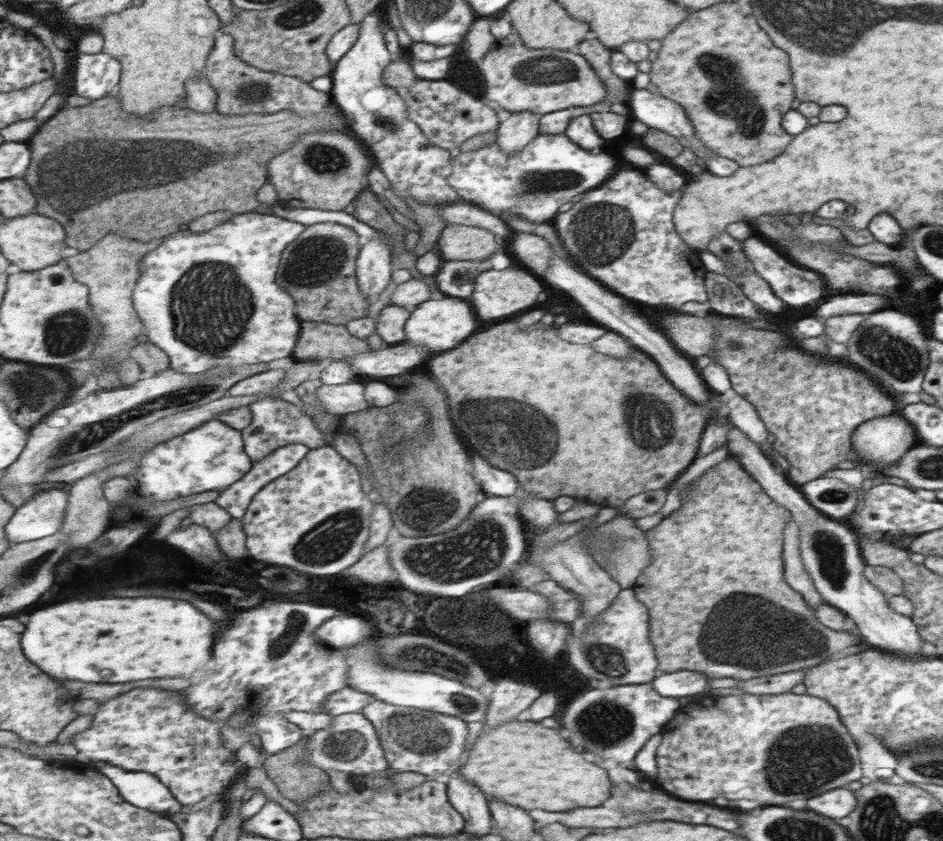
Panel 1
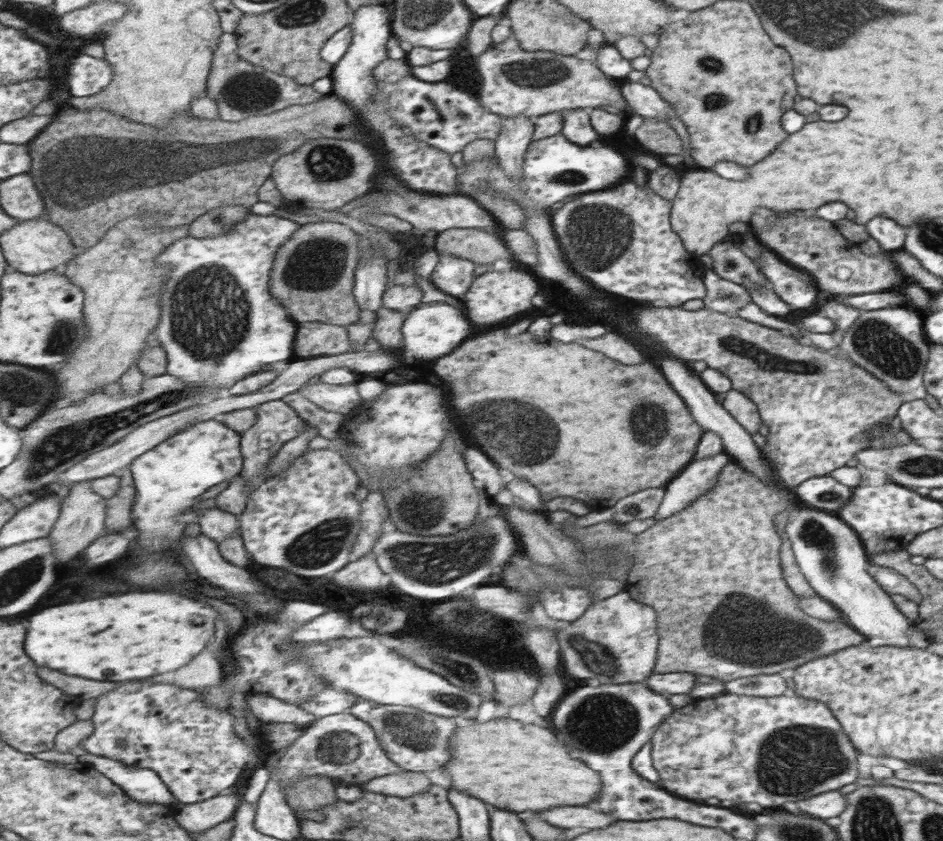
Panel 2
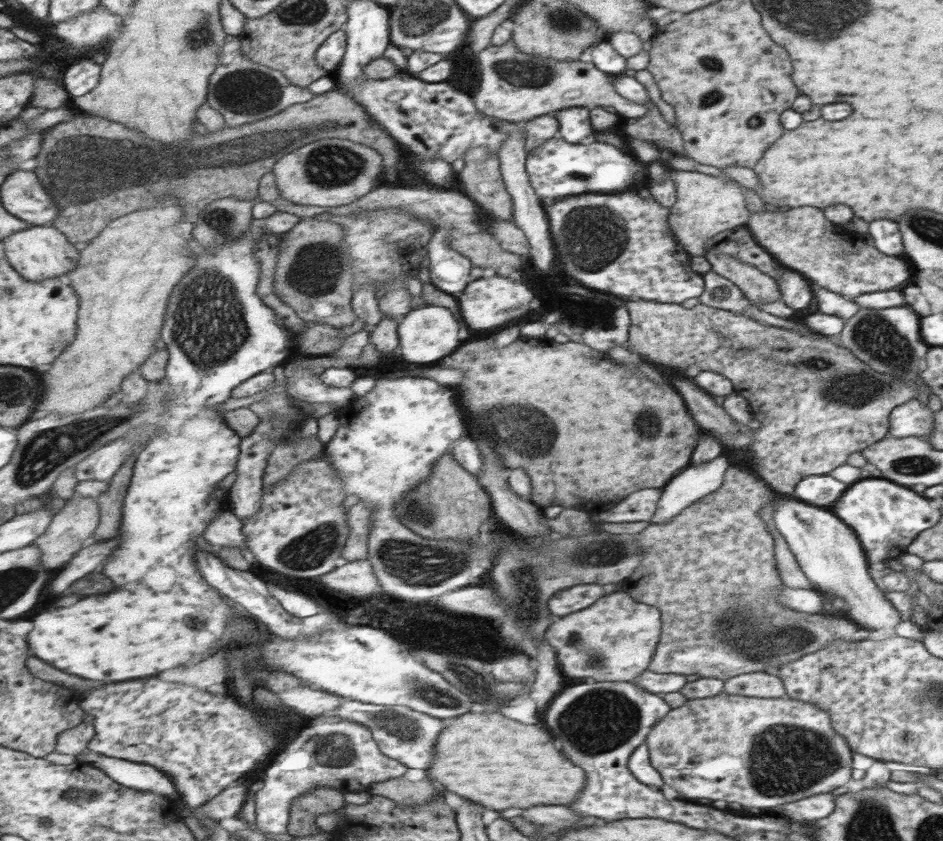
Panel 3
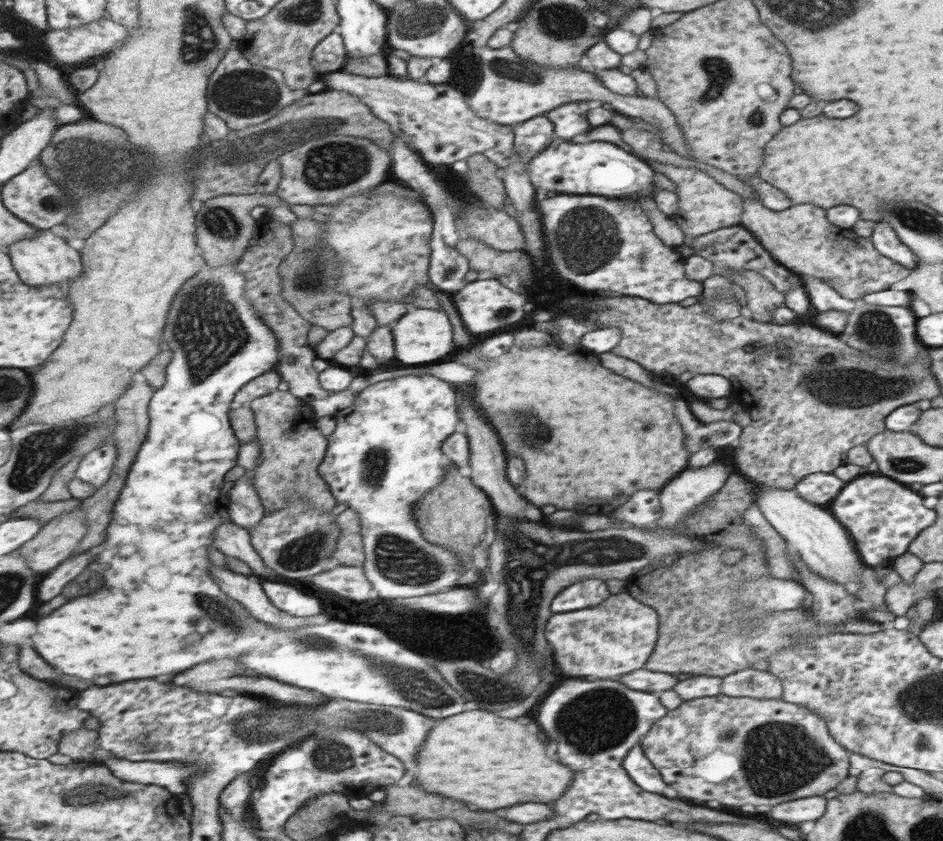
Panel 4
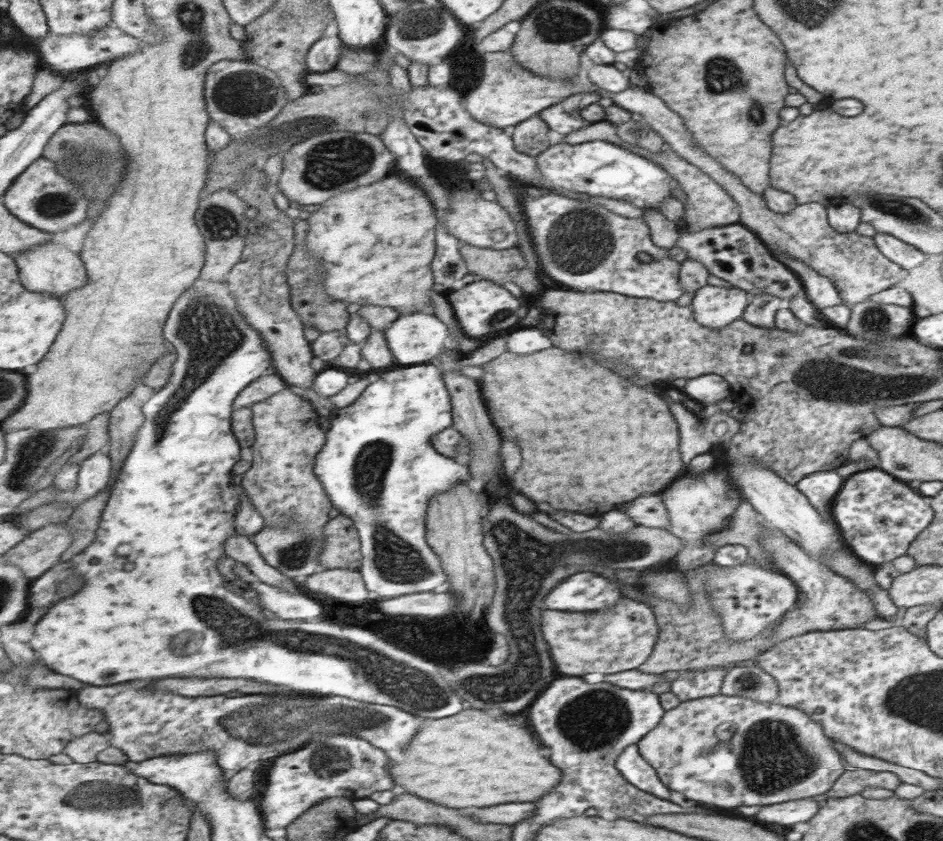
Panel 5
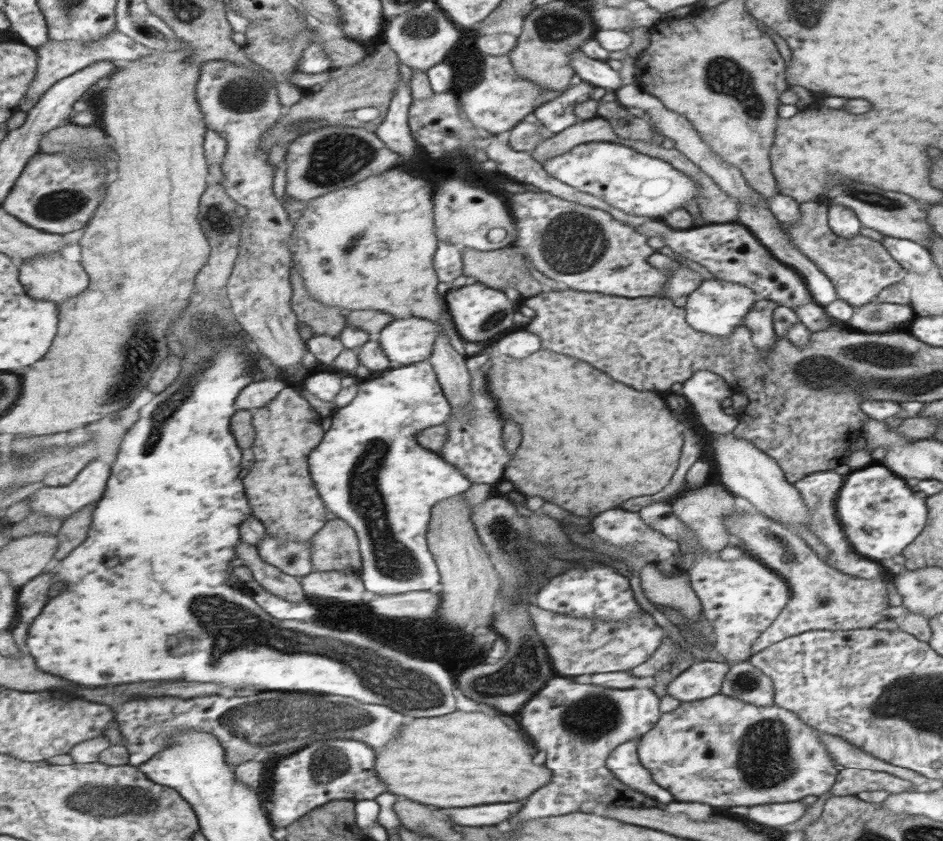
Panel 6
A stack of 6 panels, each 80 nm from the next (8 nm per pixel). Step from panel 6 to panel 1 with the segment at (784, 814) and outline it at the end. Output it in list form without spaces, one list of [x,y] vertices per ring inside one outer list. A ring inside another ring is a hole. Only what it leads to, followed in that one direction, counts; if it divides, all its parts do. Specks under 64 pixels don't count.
[[[845,786],[831,789],[822,795],[807,799],[805,808],[807,811],[816,812],[830,819],[839,819],[849,815],[857,804],[854,791]]]

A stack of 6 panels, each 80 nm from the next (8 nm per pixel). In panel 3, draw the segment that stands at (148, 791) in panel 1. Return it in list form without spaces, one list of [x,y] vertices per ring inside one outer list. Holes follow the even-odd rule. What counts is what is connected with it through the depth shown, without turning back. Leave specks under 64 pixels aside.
[[[91,750],[81,753],[77,757],[77,761],[90,763],[101,770],[105,770],[109,778],[127,788],[156,792],[163,796],[171,796],[173,792],[178,792],[177,784],[170,778],[169,773],[155,768],[155,765],[134,763],[105,756]]]

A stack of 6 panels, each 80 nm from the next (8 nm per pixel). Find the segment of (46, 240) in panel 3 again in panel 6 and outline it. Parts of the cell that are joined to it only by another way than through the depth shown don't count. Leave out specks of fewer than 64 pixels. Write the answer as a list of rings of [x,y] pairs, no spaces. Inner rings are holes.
[[[60,251],[23,260],[20,267],[20,280],[26,291],[37,300],[53,301],[59,306],[63,302],[73,299],[74,296],[81,295],[90,286],[90,274],[82,263],[67,260]]]

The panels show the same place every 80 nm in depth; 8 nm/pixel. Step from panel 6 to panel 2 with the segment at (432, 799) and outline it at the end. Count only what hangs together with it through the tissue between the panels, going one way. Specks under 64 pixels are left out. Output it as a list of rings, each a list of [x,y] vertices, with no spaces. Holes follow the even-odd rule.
[[[497,718],[483,724],[469,724],[456,727],[455,744],[451,744],[451,752],[455,752],[455,760],[448,760],[447,772],[451,776],[451,786],[475,796],[495,808],[509,808],[513,812],[523,810],[547,810],[555,806],[583,806],[599,794],[601,780],[599,774],[587,768],[583,762],[569,758],[567,748],[555,742],[555,734],[549,728],[521,724],[509,718]]]

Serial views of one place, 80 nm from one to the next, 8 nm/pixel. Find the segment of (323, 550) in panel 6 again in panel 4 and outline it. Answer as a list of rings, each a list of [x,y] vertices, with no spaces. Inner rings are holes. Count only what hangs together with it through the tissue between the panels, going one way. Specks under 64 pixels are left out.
[[[347,508],[336,519],[342,530],[337,550],[332,556],[338,565],[364,567],[366,552],[362,535],[362,518],[358,510]]]

